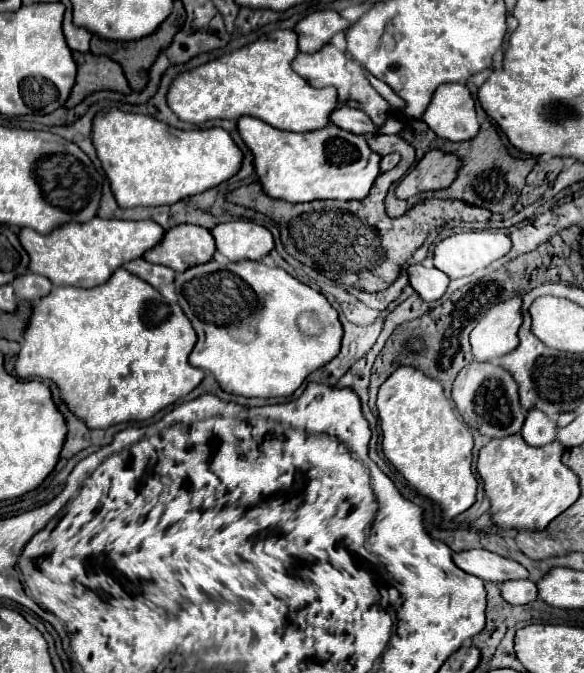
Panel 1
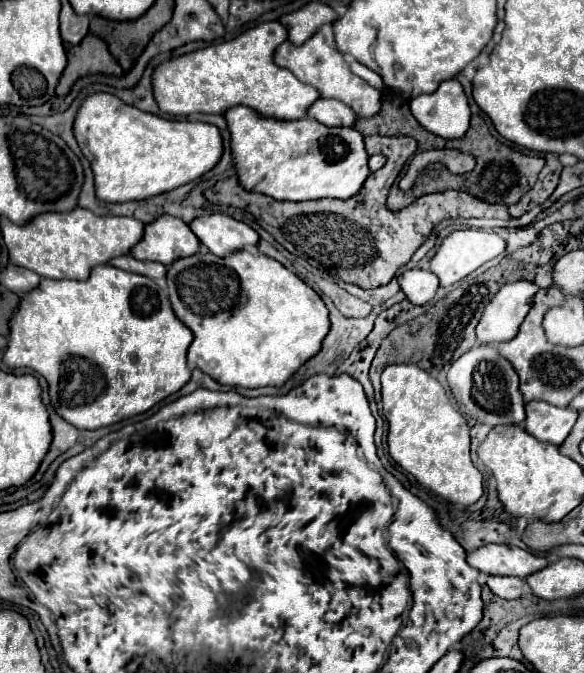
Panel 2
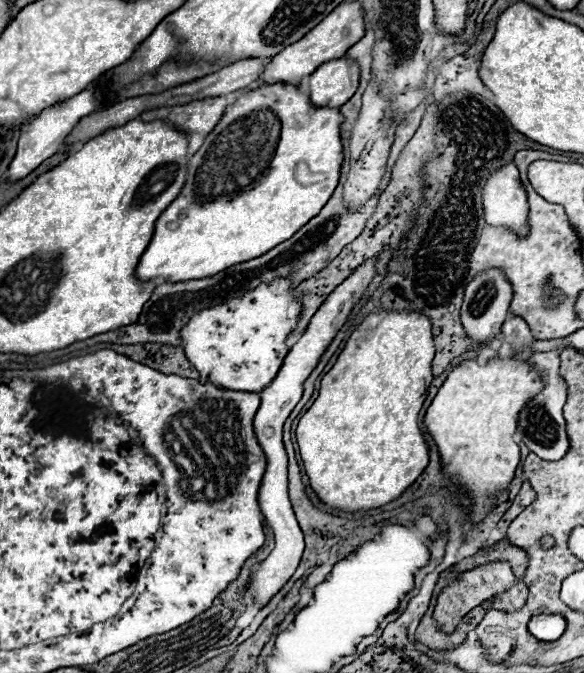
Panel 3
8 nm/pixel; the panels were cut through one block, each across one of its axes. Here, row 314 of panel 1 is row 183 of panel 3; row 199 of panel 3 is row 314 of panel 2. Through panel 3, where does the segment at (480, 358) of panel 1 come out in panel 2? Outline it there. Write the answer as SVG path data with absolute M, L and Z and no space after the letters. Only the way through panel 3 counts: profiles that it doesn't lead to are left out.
M524 280L502 286L502 290L484 308L484 314L476 326L478 344L498 346L500 342L512 340L518 334L536 292L538 286Z

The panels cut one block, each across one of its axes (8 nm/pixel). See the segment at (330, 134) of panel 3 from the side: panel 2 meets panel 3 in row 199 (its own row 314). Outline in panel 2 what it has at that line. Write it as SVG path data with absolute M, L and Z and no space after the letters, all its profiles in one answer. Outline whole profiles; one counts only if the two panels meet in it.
M246 250L226 258L218 258L212 252L196 254L176 260L168 268L166 278L174 312L194 334L194 342L188 348L188 366L200 368L224 386L284 386L284 382L320 350L324 334L330 330L328 308L322 298L296 274L264 254L250 254Z

